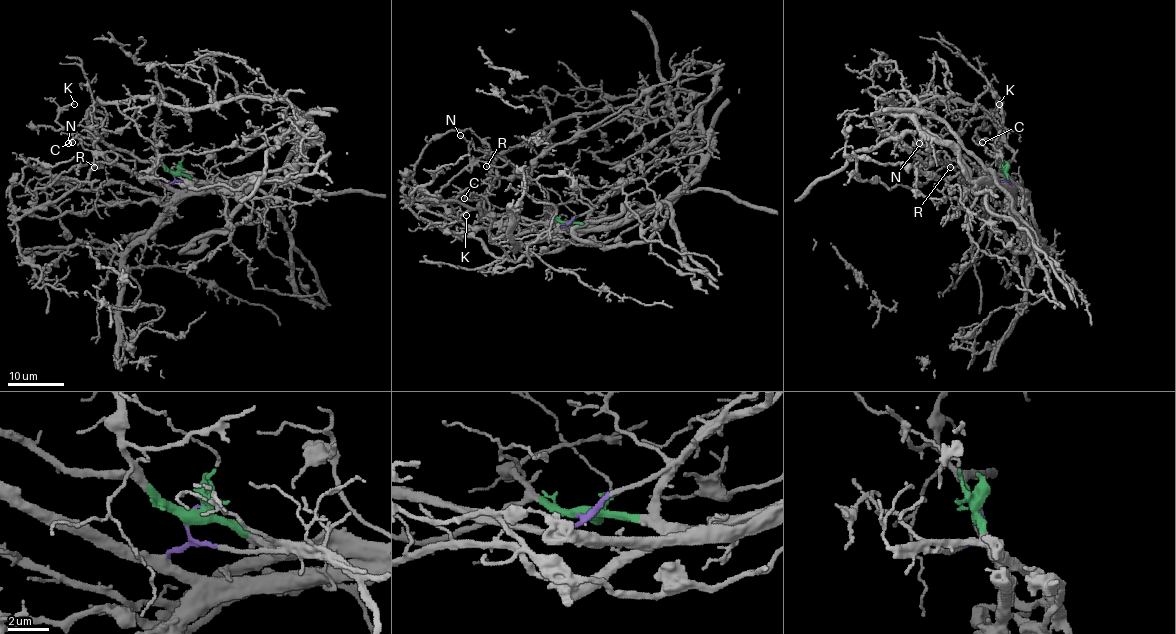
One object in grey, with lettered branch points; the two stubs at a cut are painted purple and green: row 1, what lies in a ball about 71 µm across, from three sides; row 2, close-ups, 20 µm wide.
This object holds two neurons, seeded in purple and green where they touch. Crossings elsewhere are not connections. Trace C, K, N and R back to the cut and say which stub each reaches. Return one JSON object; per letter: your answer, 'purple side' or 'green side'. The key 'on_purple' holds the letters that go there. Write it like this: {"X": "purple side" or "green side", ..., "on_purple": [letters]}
{"C": "green side", "K": "green side", "N": "purple side", "R": "purple side", "on_purple": ["N", "R"]}

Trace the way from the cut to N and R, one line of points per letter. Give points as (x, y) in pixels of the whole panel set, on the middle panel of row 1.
N: (568, 222), (551, 228), (429, 200), (480, 160), (494, 166), (509, 160), (477, 150), (460, 135)
R: (568, 222), (551, 228), (520, 218), (484, 216), (478, 209), (456, 201), (428, 200), (480, 160), (487, 166)

